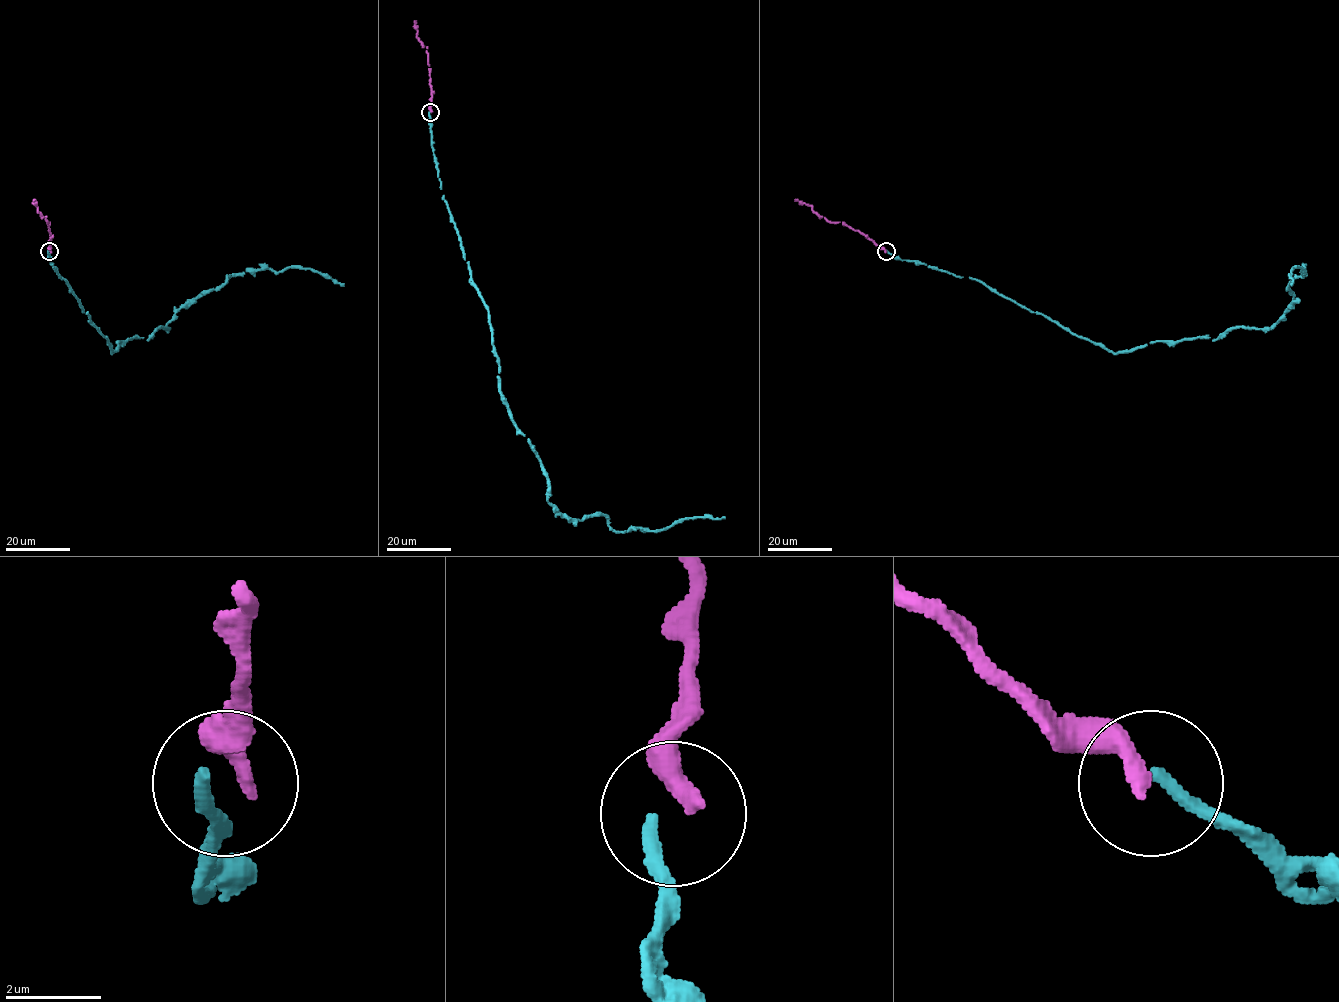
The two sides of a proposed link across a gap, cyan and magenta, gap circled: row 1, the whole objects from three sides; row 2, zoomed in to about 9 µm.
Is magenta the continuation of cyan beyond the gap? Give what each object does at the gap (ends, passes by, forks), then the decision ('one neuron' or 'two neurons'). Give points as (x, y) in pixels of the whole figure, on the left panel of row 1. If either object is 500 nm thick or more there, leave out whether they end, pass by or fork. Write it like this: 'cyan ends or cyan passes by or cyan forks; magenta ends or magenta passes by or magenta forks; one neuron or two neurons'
cyan ends; magenta ends; two neurons

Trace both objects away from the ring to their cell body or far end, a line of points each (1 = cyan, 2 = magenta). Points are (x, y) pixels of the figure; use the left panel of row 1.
1: (48, 251), (111, 353), (118, 341), (147, 340), (168, 328), (182, 307), (248, 270), (301, 266), (344, 286)
2: (50, 251), (49, 223), (36, 206), (35, 199)

